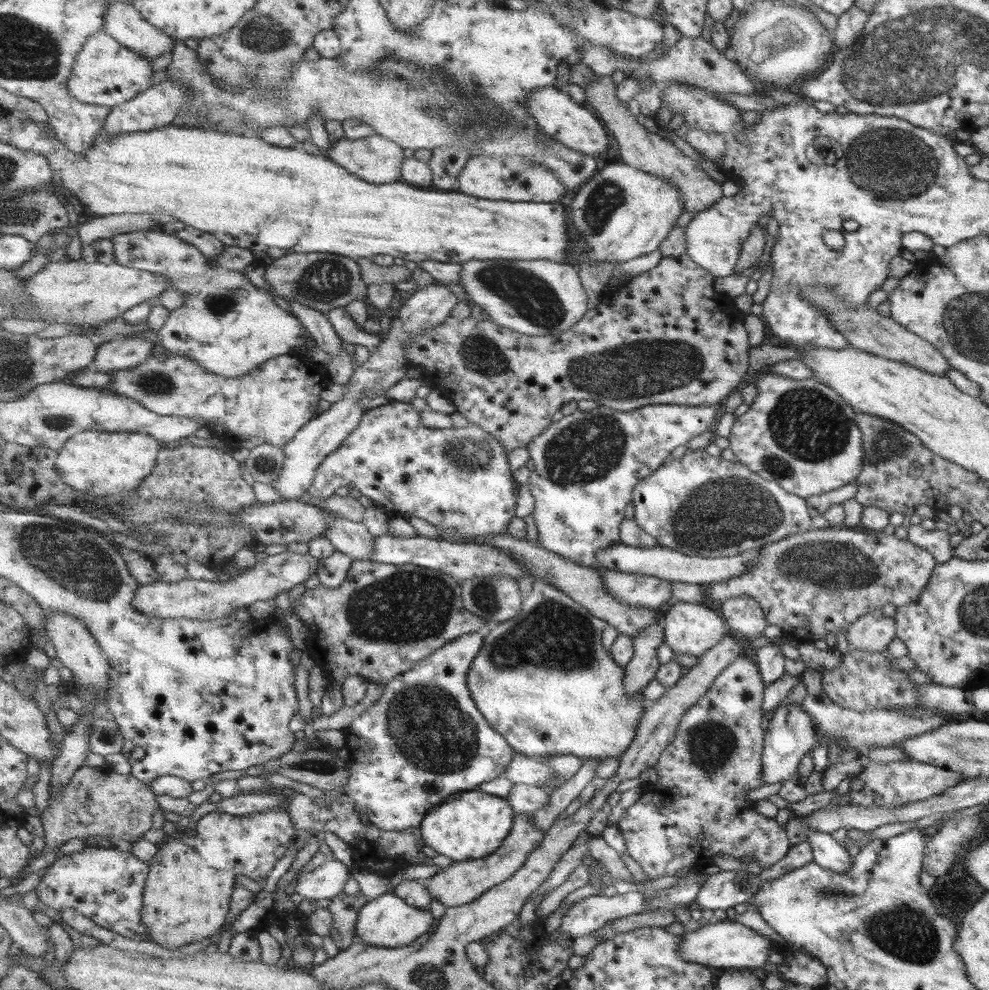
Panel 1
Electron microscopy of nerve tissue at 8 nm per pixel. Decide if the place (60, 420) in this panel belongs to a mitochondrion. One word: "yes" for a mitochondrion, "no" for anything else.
yes

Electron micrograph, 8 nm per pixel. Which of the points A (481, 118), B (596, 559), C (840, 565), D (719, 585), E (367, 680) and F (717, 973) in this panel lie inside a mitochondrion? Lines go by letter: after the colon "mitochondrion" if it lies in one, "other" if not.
A: other
B: other
C: mitochondrion
D: other
E: other
F: other

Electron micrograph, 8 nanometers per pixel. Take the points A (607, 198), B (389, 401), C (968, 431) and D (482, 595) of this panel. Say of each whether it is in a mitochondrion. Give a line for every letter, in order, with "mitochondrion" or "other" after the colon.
A: mitochondrion
B: other
C: other
D: mitochondrion

